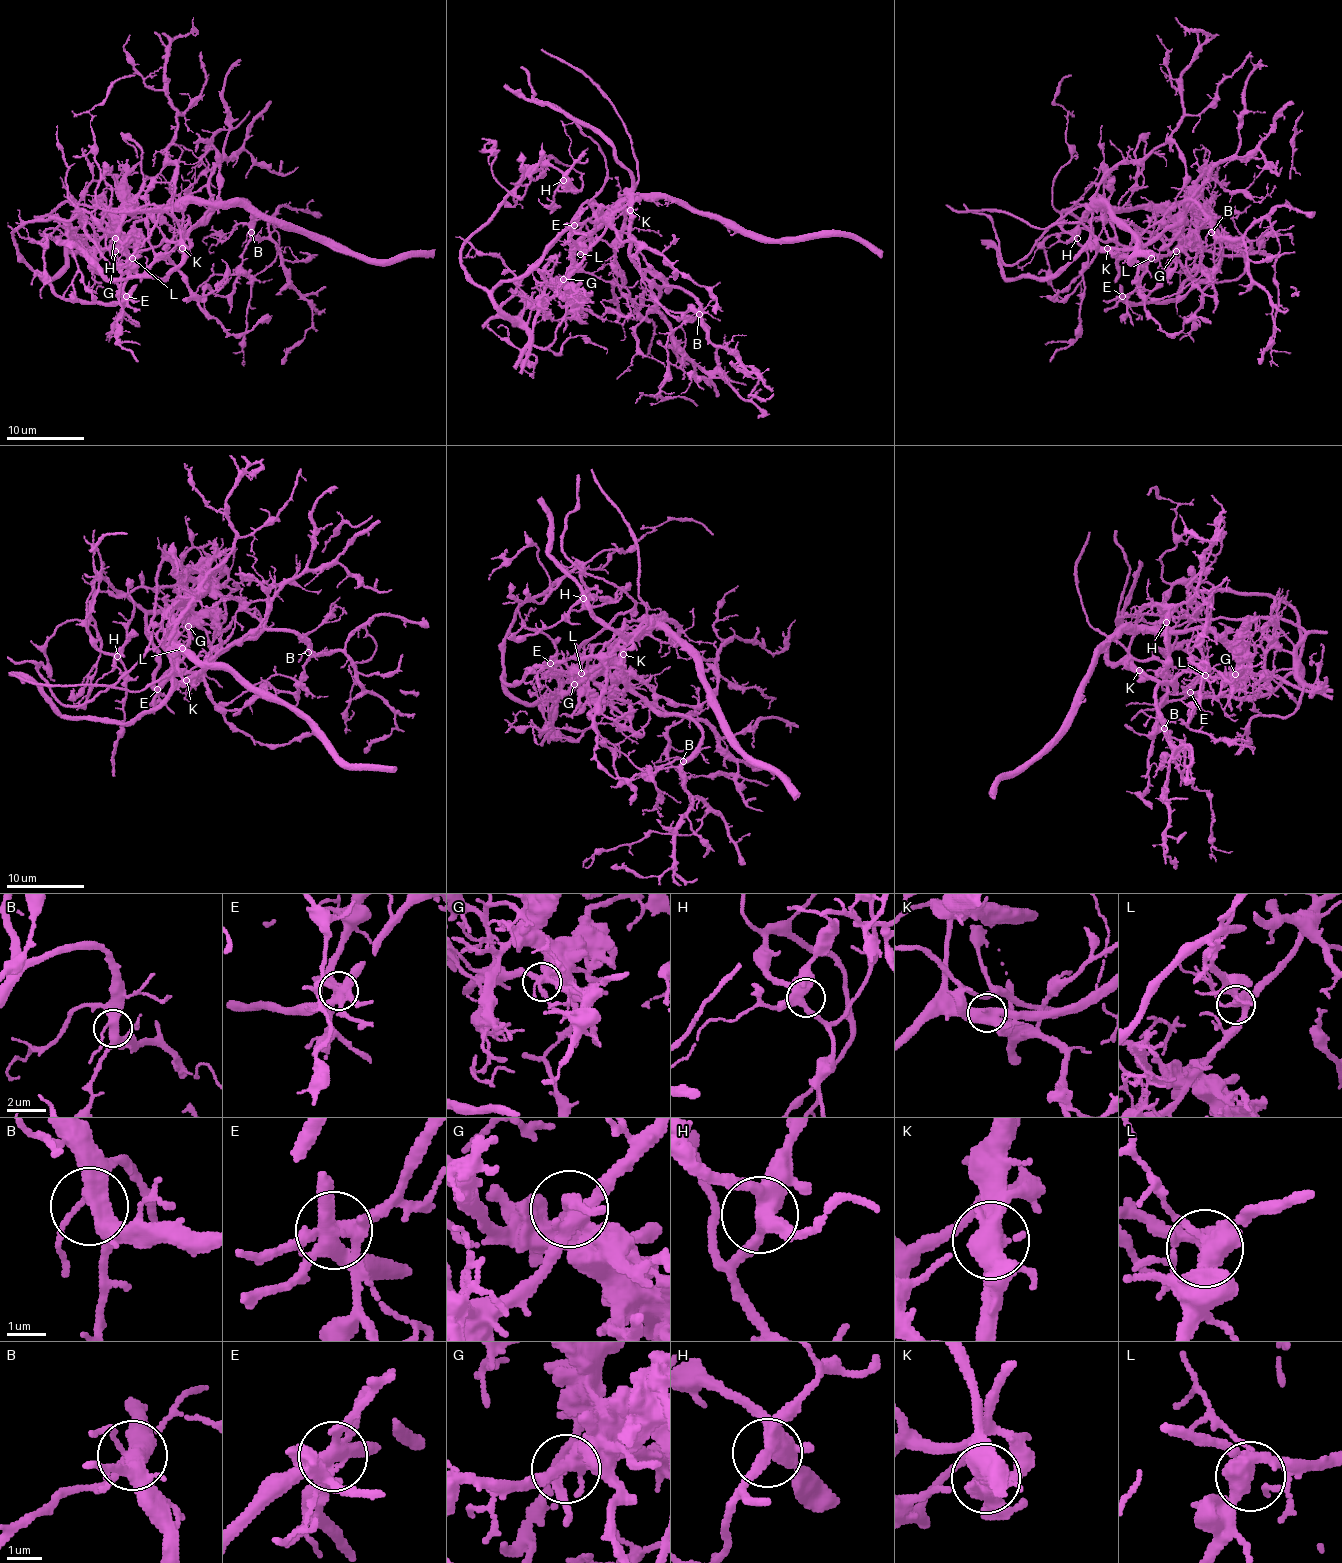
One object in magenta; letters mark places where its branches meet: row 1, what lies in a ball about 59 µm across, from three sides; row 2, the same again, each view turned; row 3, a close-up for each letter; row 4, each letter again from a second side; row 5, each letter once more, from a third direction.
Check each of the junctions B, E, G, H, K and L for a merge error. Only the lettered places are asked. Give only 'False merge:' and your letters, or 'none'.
False merge: E, G, K

